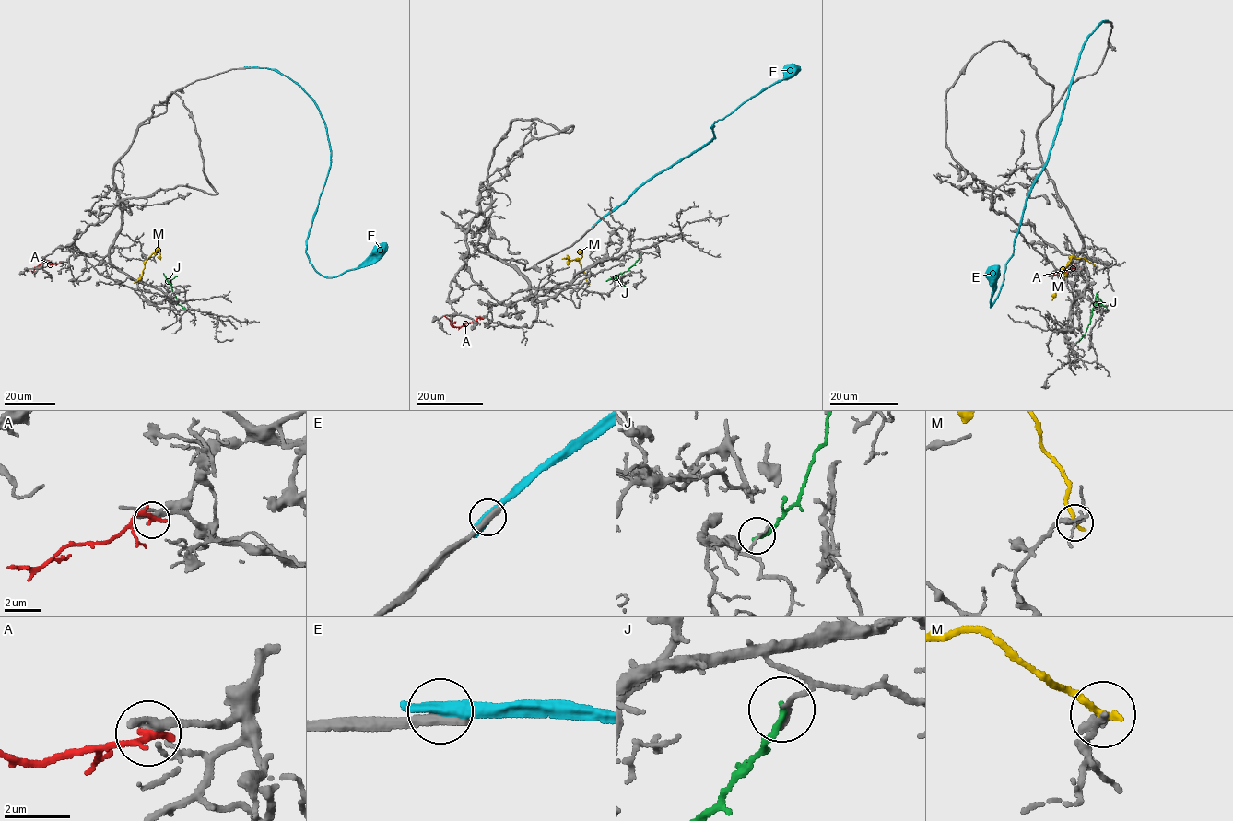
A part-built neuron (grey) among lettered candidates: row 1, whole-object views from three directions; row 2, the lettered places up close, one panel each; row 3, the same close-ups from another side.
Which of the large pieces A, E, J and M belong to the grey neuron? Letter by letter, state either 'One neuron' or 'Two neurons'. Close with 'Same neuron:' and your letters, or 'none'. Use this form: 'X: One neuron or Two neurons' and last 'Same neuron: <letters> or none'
A: Two neurons
E: Two neurons
J: Two neurons
M: Two neurons
Same neuron: none

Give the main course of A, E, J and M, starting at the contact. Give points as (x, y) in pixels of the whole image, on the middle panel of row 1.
A: (480, 319), (453, 326), (444, 315)
E: (593, 225), (653, 176), (715, 138), (714, 122), (798, 67)
J: (640, 255), (629, 269), (616, 278), (620, 282), (624, 275)
M: (587, 283), (580, 263), (569, 262), (569, 258), (561, 259)

